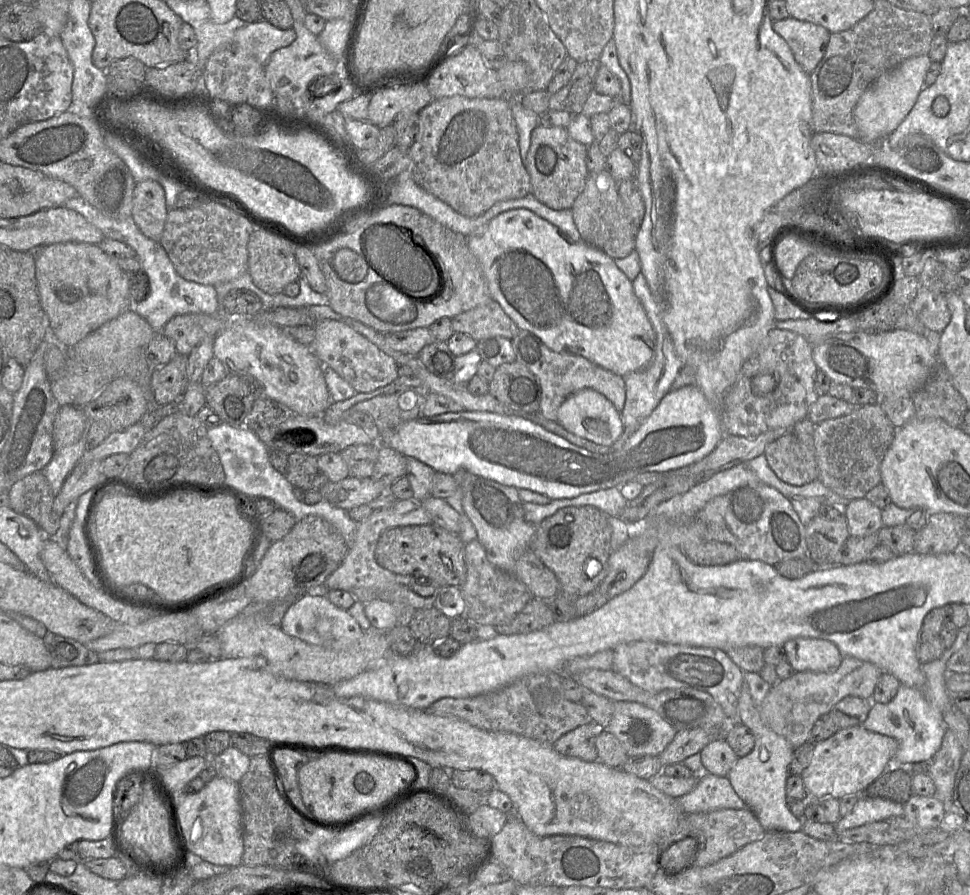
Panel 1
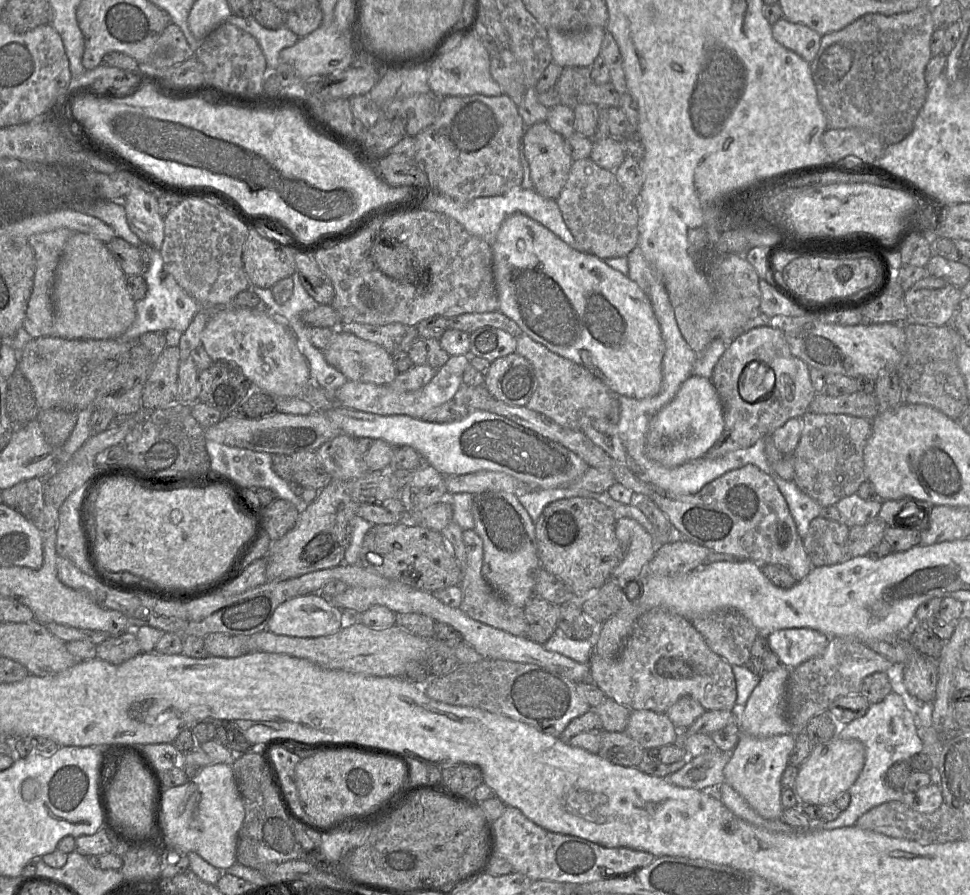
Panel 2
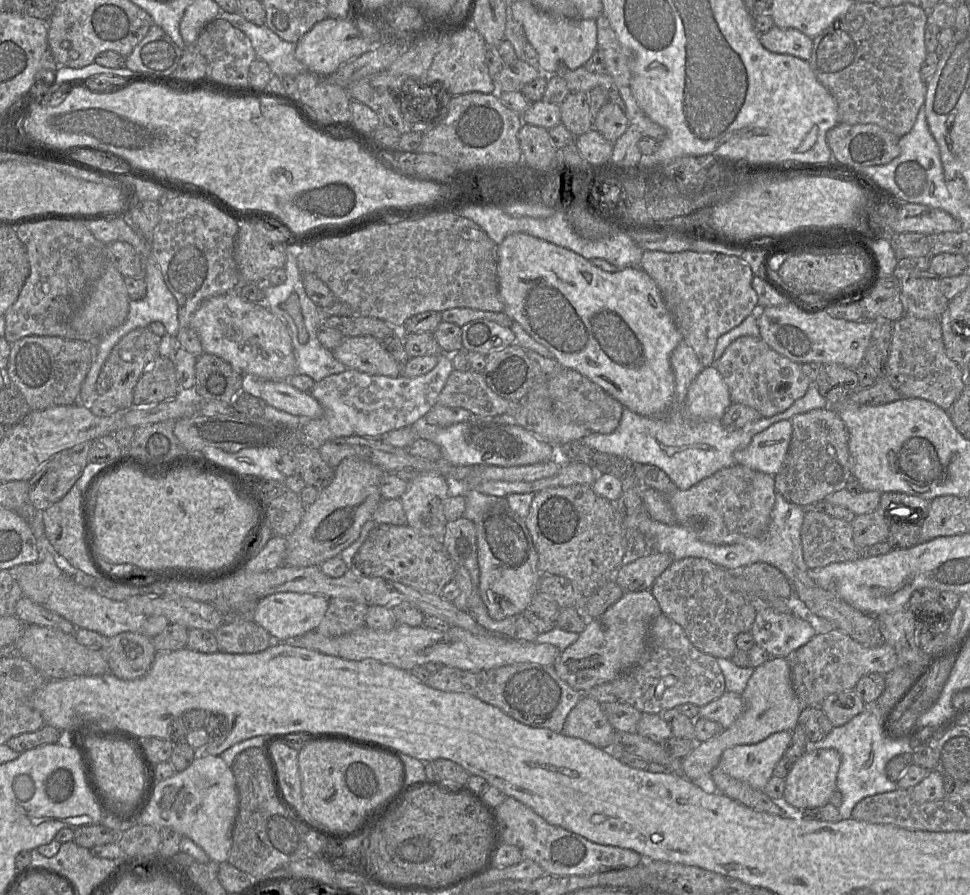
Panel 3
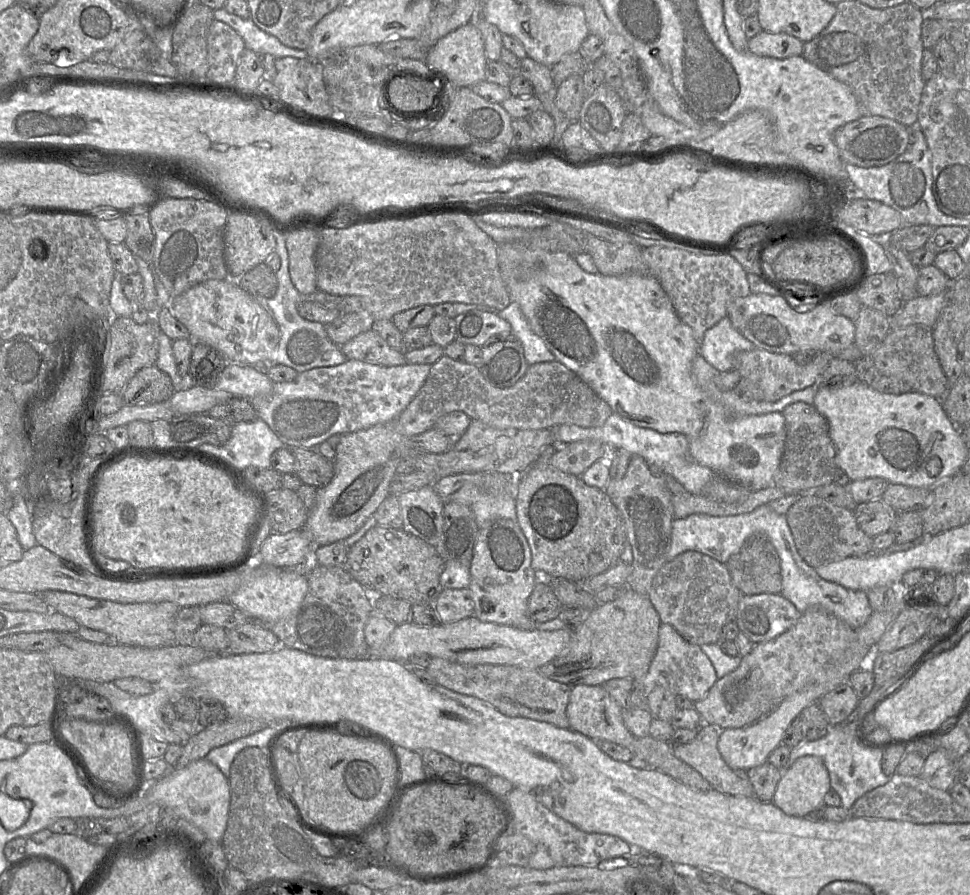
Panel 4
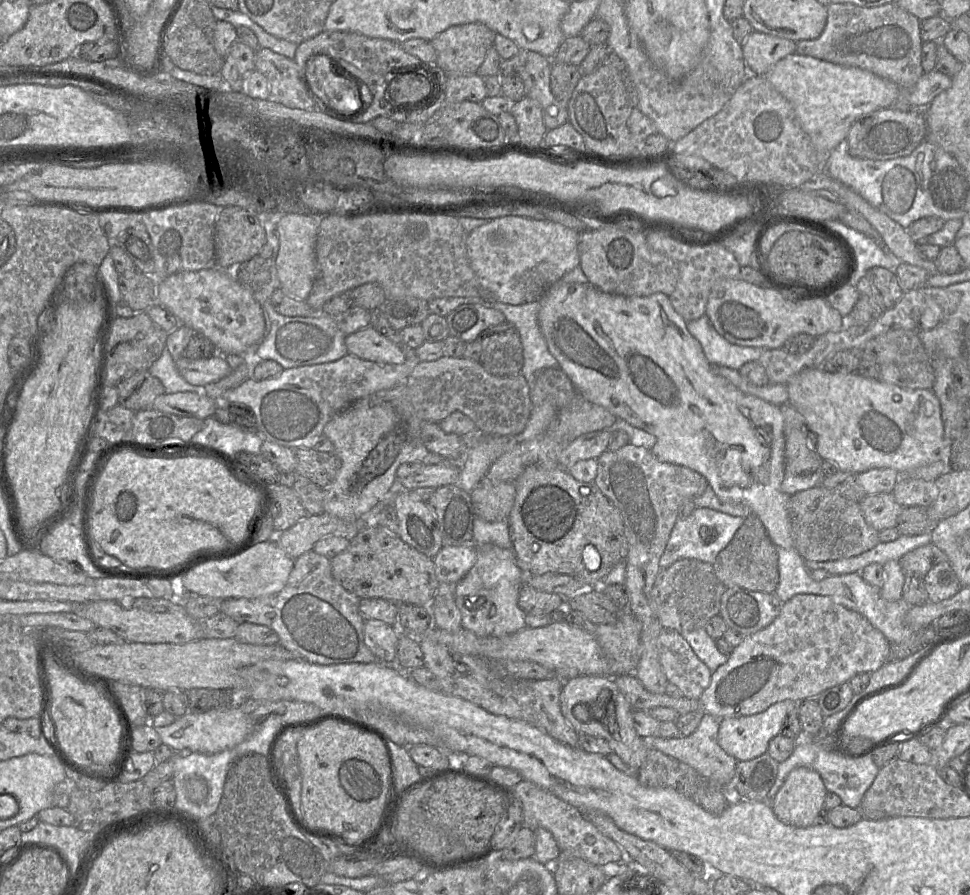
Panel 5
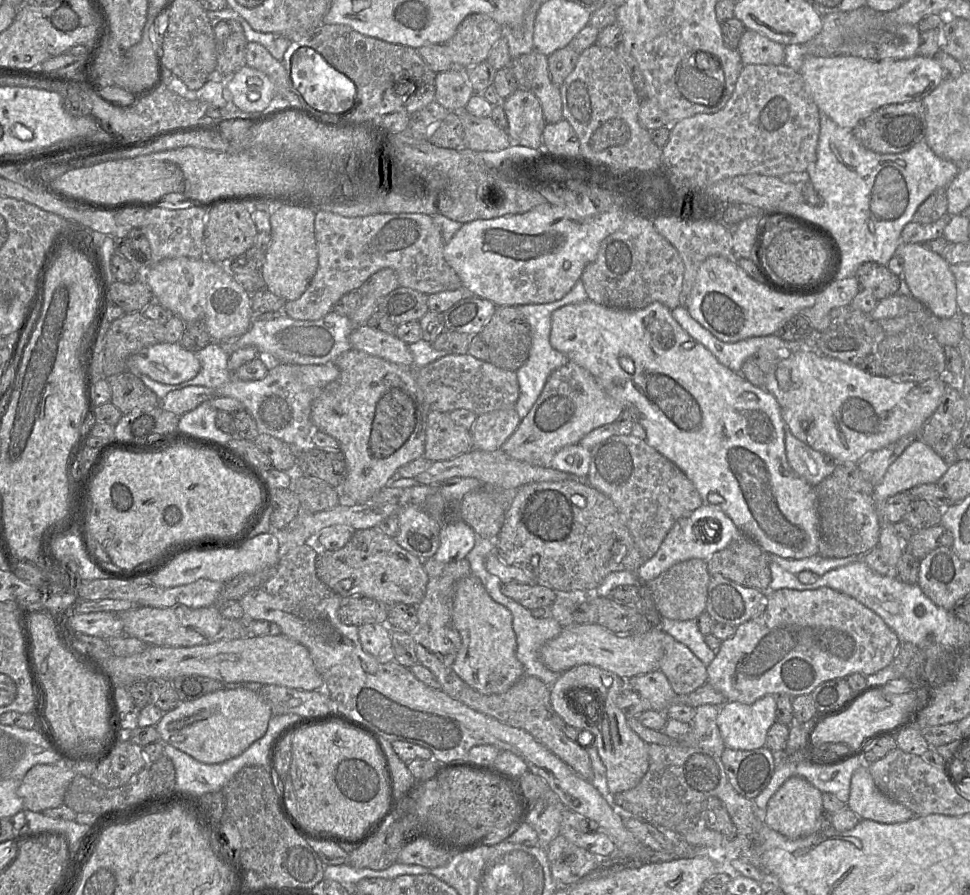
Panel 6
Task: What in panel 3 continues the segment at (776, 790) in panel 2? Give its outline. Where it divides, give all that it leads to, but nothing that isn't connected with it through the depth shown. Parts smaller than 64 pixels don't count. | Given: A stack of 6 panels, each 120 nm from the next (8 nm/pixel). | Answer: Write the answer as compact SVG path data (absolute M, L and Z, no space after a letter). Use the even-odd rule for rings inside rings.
M780 731L755 744L728 748L723 752L719 766L735 779L764 791L791 738L792 731Z

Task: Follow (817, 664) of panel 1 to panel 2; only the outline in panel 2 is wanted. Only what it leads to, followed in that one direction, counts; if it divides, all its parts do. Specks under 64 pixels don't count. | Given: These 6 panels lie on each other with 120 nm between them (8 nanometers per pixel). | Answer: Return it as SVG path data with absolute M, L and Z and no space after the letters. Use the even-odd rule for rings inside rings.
M810 628L777 630L766 636L770 650L789 669L822 655L830 637Z

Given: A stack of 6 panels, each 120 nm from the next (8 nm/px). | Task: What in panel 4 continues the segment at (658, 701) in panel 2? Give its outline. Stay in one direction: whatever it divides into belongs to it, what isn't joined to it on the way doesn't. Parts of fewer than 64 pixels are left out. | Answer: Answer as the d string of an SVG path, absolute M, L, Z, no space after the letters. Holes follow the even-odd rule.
M662 623L650 668L641 679L637 679L637 682L639 689L646 697L660 685L670 690L675 696L682 695L692 702L697 702L707 695L717 680L715 669L701 648L685 640L673 626Z

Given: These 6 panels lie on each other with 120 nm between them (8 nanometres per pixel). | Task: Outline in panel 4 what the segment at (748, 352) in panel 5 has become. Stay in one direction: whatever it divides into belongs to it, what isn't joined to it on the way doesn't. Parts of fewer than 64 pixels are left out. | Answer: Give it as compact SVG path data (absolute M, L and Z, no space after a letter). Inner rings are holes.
M726 316L709 328L700 343L699 354L719 372L734 370L734 355L756 346L739 333Z

